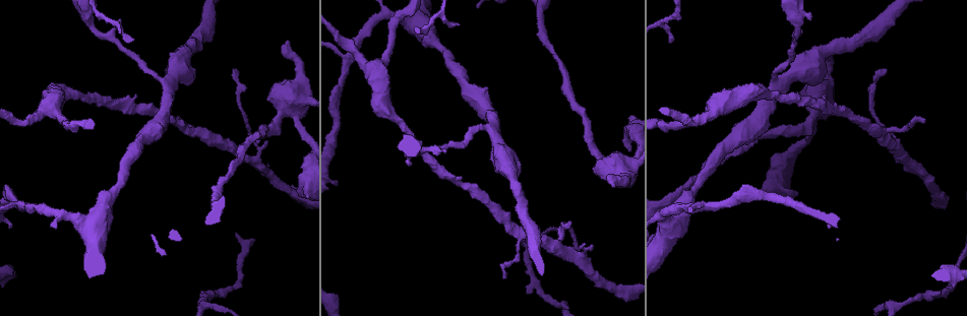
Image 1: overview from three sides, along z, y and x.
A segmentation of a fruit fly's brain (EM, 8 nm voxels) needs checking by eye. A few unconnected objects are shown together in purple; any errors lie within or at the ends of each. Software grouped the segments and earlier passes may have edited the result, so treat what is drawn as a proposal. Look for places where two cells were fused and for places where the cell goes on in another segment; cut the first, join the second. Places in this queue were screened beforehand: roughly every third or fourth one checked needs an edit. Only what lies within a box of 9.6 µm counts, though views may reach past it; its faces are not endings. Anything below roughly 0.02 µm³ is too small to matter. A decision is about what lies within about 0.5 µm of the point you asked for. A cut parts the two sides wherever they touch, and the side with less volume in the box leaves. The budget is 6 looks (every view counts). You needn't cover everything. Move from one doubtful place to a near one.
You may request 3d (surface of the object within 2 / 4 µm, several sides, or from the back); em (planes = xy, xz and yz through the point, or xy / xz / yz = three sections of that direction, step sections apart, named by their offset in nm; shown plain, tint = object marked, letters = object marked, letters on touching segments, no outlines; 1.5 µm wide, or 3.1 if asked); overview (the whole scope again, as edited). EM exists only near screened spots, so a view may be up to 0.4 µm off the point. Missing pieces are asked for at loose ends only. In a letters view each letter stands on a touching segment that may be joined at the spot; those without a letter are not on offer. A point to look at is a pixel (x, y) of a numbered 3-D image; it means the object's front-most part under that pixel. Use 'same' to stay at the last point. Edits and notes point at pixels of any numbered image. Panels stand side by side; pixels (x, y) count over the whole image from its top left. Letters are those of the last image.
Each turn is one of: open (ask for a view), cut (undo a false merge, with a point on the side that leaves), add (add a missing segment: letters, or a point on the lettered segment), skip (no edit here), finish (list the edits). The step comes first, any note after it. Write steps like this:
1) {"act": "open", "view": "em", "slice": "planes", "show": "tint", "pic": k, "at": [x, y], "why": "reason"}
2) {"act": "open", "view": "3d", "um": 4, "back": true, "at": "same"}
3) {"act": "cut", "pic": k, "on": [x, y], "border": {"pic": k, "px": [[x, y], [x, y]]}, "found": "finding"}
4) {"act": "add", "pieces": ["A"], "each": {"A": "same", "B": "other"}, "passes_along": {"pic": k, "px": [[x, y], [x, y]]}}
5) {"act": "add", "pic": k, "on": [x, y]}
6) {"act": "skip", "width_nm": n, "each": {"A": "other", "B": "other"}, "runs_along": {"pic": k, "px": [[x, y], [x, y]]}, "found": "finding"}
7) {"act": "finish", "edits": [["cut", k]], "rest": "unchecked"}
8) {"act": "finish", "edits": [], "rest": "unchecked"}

{"act": "open", "view": "em", "slice": "planes", "show": "letters", "pic": 1, "at": [120, 18], "why": "branch stops here"}

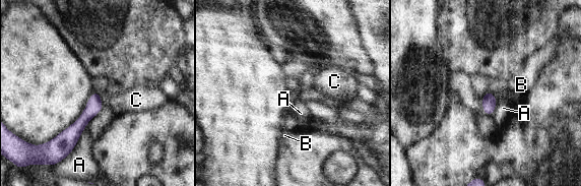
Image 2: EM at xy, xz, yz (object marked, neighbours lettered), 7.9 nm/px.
{"act": "skip", "each": {"A": "other", "B": "other", "C": "other"}, "found": "none of them fits"}

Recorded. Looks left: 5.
{"act": "open", "view": "em", "slice": "planes", "show": "tint", "pic": 1, "at": [296, 112], "why": "calibre changes"}

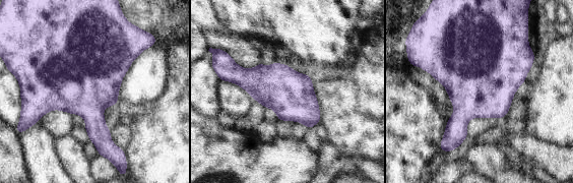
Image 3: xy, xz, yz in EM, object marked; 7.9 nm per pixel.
{"act": "open", "view": "em", "slice": "planes", "show": "letters", "at": "same"}

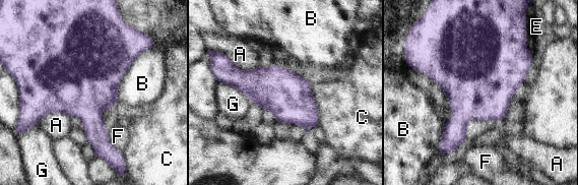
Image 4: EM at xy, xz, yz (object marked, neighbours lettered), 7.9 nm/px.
{"act": "skip", "each": {"A": "other", "B": "other", "C": "other", "E": "other", "F": "other", "G": "other"}, "border": {"pic": 4, "px": [[310, 84], [319, 123]]}, "found": "all the same cell"}

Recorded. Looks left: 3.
{"act": "open", "view": "em", "slice": "planes", "show": "letters", "pic": 1, "at": [23, 205], "why": "abrupt turn"}

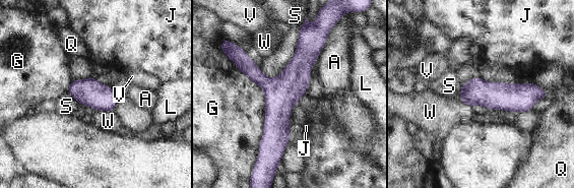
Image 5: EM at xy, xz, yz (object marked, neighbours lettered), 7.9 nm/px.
{"act": "skip", "longest_contact_nm": ["G", 700], "each": {"A": "other", "G": "other", "J": "other", "L": "other", "Q": "other", "S": "other", "V": "other", "W": "other"}, "runs_along": {"pic": 5, "px": [[305, 34], [278, 152]]}, "found": "one cell here"}

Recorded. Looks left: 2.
{"act": "finish", "edits": [], "rest": "unchecked"}

